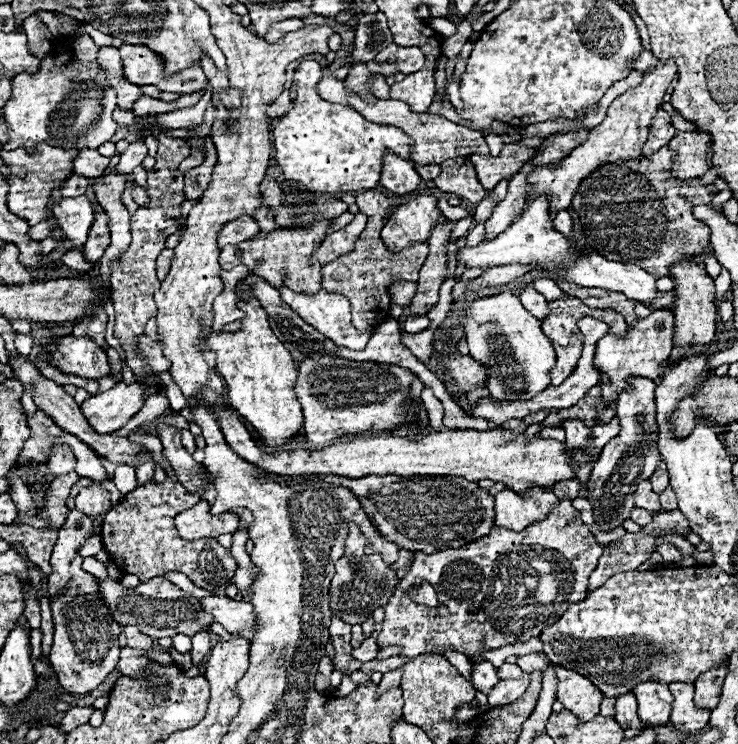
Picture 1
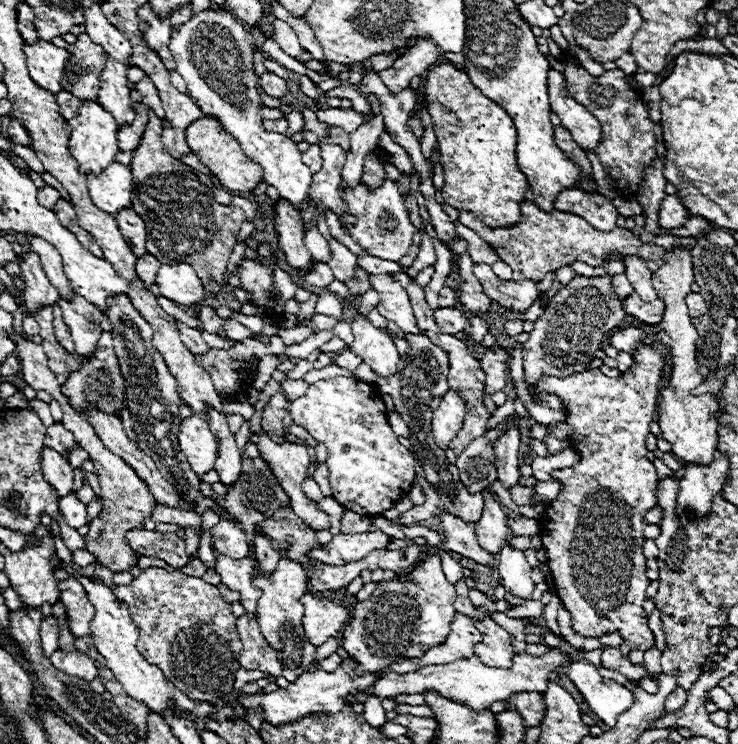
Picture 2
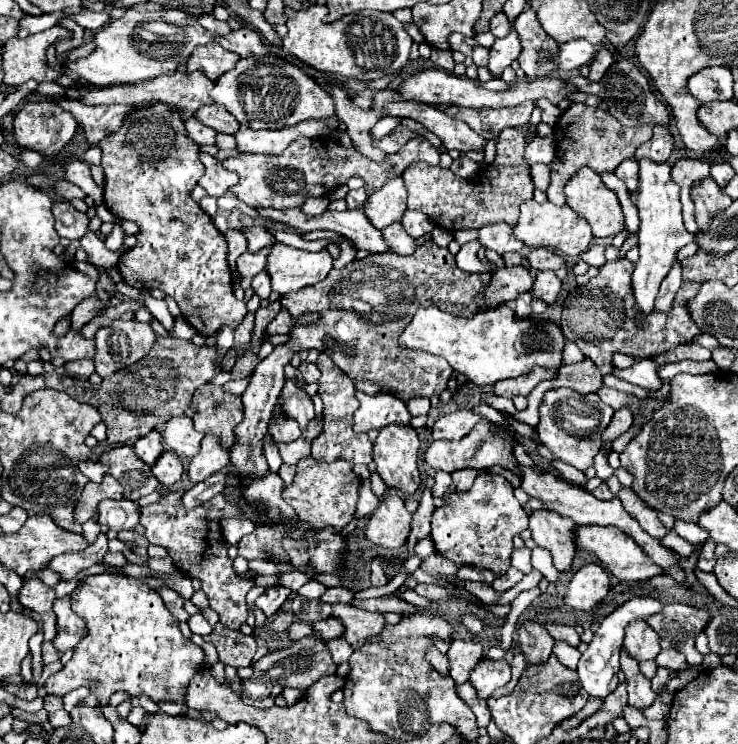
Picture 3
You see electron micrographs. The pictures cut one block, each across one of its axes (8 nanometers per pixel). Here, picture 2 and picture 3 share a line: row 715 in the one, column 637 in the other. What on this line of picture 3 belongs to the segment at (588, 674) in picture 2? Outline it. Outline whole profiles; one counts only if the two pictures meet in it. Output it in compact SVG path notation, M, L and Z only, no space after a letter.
M634 596L630 598L628 602L620 604L612 614L608 614L602 622L600 622L600 628L594 632L594 638L592 642L588 644L588 650L582 654L580 662L578 662L578 676L580 676L580 682L584 686L584 690L590 694L590 696L598 696L600 700L604 700L608 694L612 694L618 686L618 670L620 670L620 650L622 650L622 644L624 644L624 632L626 632L626 626L632 622L632 620L646 620L658 612L662 612L664 604L656 598L650 598L650 596Z

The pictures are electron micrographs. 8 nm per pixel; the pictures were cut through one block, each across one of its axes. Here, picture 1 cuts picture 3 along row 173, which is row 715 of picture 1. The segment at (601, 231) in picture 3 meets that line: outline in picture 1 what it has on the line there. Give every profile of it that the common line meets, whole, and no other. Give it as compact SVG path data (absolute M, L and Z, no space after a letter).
M554 664L554 670L558 678L556 698L564 704L564 708L572 714L578 714L582 720L594 718L594 714L600 712L604 694L588 678L582 678L582 674L574 670L566 670L558 664Z

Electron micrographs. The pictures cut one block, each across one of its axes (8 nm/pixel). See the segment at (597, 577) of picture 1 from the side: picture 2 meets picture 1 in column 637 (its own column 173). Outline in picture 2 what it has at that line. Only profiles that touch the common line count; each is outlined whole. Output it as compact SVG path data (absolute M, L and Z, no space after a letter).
M130 530L126 534L130 546L142 556L152 556L164 560L174 570L182 570L190 562L190 554L186 552L186 542L172 534L148 532L148 530Z

